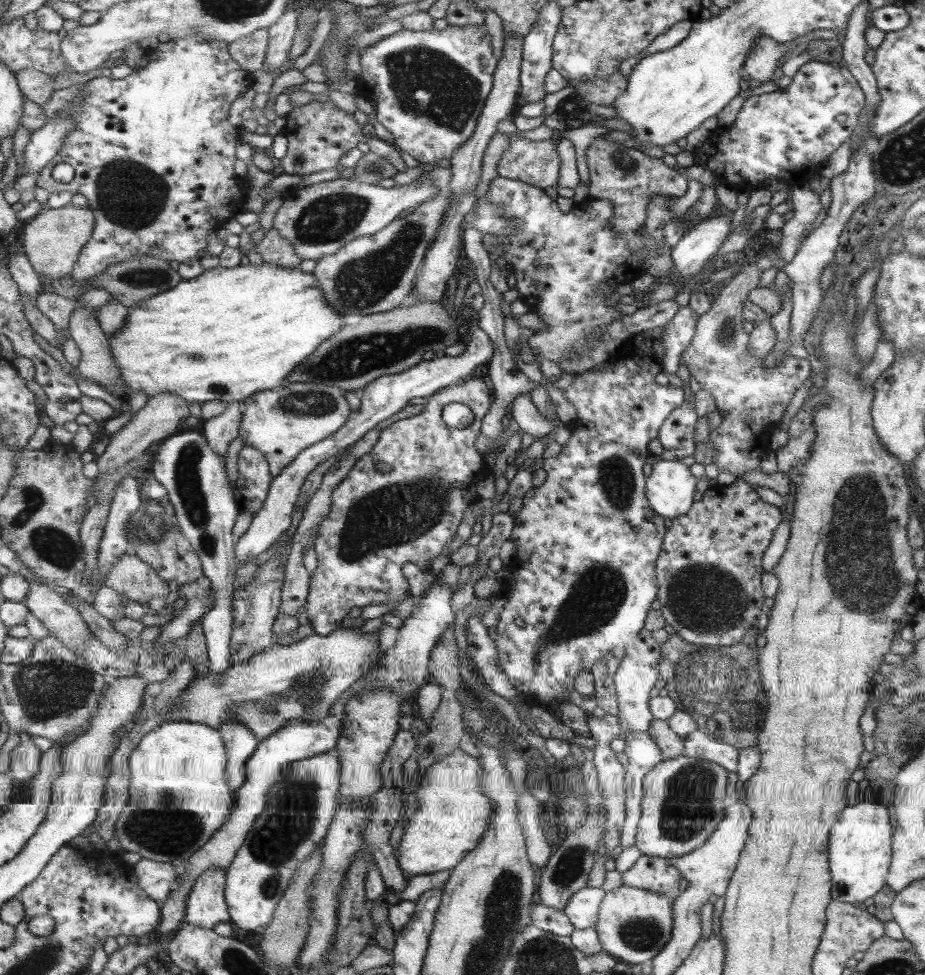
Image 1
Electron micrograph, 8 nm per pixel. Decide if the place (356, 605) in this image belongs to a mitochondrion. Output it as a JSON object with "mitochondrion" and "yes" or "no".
{"mitochondrion":"no"}

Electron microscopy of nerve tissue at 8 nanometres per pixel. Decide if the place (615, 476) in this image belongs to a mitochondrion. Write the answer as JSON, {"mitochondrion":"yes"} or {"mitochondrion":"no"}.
{"mitochondrion":"yes"}

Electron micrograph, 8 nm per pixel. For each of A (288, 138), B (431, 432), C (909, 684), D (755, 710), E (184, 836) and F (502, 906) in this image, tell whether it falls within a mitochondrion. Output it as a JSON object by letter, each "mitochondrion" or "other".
{"A":"other","B":"other","C":"mitochondrion","D":"mitochondrion","E":"mitochondrion","F":"mitochondrion"}

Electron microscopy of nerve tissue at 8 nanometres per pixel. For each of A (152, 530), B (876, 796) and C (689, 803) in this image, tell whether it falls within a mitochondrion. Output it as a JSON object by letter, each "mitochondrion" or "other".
{"A":"mitochondrion","B":"other","C":"mitochondrion"}

